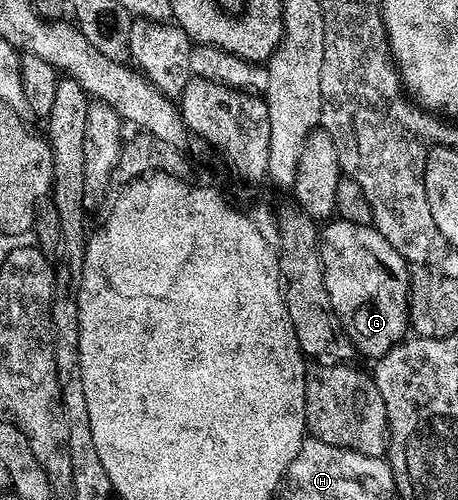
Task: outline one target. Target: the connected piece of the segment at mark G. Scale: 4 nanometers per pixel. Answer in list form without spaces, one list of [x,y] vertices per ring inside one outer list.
[[[339,218],[327,222],[318,237],[318,256],[322,262],[324,285],[332,301],[332,309],[336,309],[342,328],[346,330],[346,336],[354,344],[354,350],[359,356],[381,357],[407,338],[410,323],[411,268],[405,257],[396,253],[396,249],[392,249],[392,245],[384,241],[384,237],[375,227],[356,225],[352,221]]]

